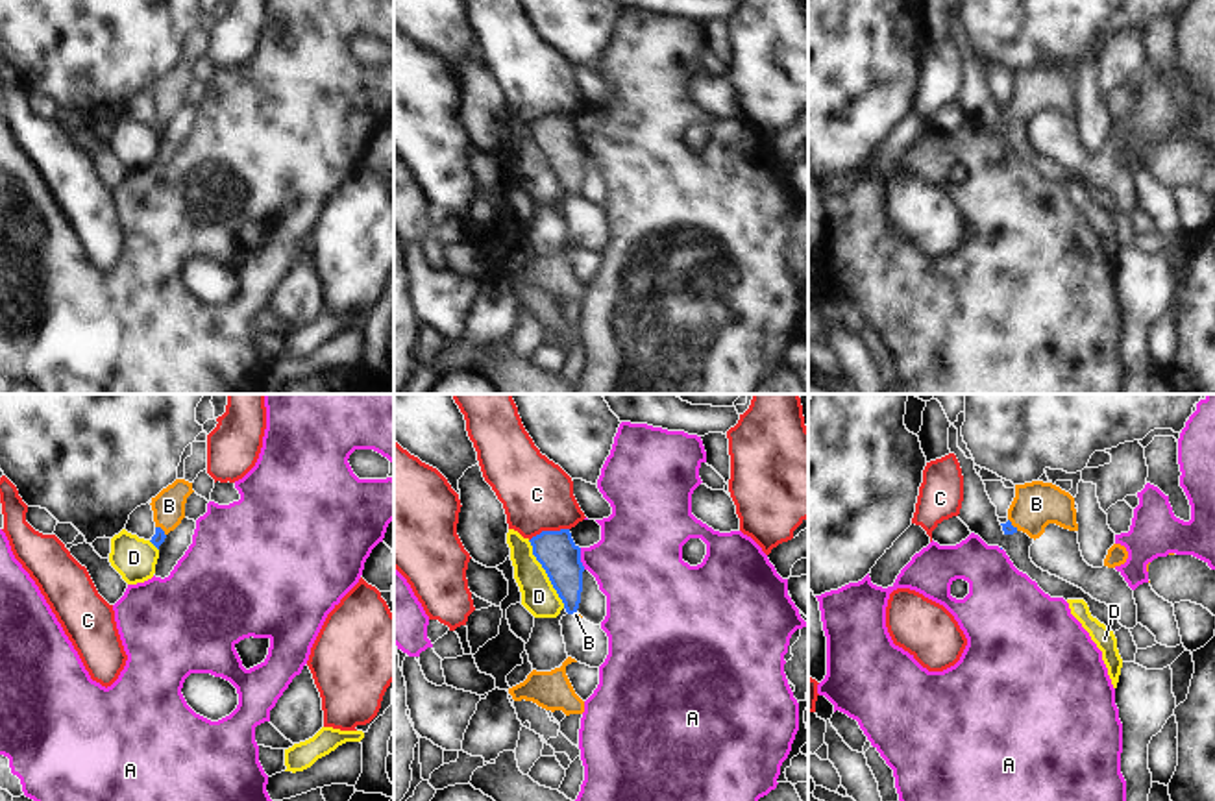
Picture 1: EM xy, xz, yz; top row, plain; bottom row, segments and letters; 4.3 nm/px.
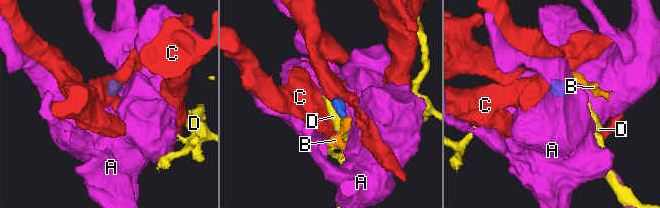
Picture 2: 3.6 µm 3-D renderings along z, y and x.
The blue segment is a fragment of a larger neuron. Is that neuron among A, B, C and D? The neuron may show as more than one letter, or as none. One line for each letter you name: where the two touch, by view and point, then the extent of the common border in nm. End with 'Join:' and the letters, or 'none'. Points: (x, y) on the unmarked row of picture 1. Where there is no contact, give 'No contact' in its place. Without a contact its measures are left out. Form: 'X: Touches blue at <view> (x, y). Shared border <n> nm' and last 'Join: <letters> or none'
B: Touches blue at xy (161, 115). Shared border 60 nm
Join: B.

